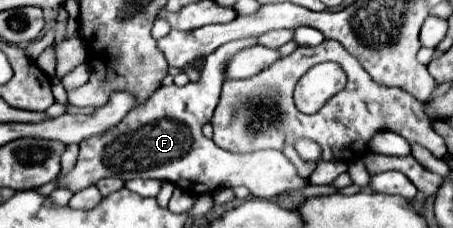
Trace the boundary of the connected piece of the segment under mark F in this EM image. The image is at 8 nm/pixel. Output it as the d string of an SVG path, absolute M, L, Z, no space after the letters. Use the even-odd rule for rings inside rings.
M241 38L223 44L205 58L201 78L185 86L161 86L143 106L133 108L115 128L91 136L81 142L81 152L75 168L61 180L61 186L77 192L101 178L119 176L121 180L155 178L169 180L185 192L199 196L223 186L245 186L257 198L273 198L285 190L303 188L307 180L301 178L295 166L275 150L259 150L251 154L233 154L221 150L213 140L205 138L201 128L211 120L219 100L221 86L225 82L225 62L245 48L257 44L257 38Z

